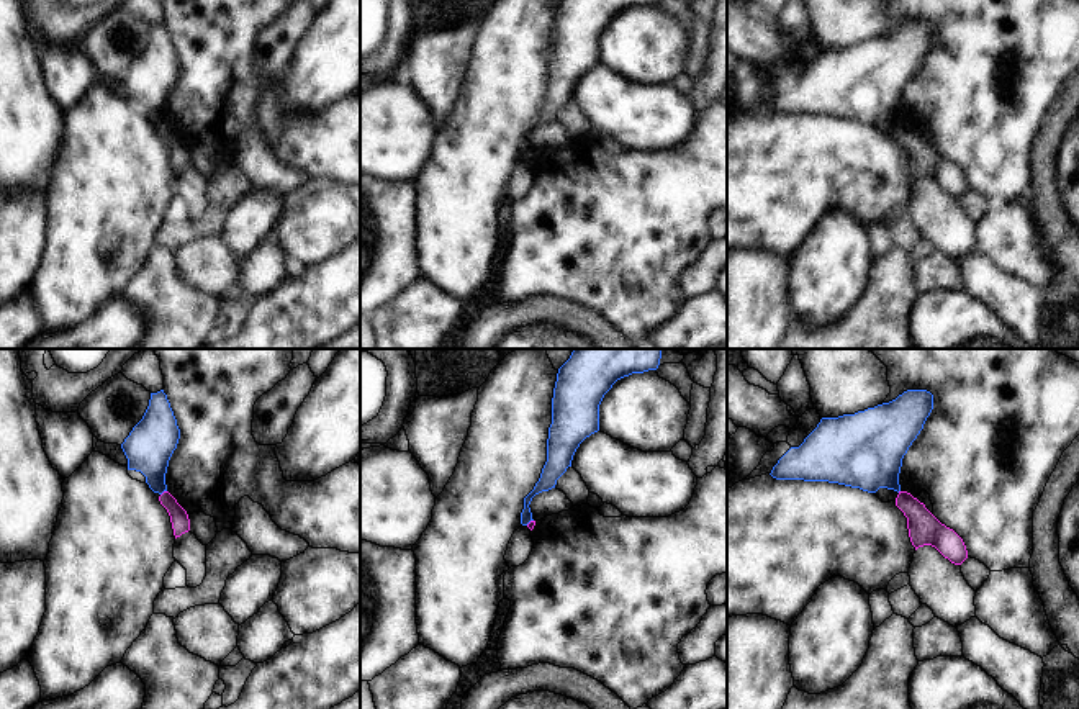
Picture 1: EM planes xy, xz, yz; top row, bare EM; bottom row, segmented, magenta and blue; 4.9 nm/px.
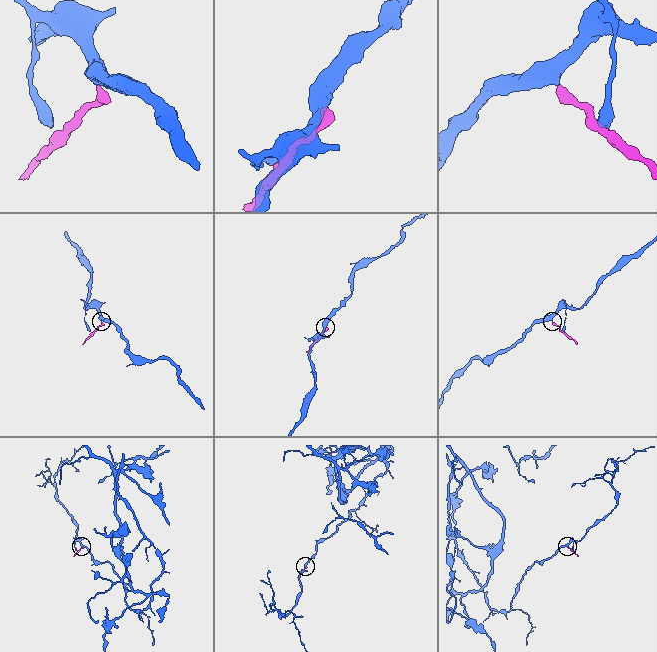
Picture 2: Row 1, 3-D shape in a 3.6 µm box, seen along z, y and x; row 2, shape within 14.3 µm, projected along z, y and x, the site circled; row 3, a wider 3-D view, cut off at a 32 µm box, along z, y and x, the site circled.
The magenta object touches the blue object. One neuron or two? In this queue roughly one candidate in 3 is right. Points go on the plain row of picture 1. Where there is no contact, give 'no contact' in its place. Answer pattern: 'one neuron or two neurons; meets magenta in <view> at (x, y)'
two neurons; meets magenta in xy at (162, 126)

